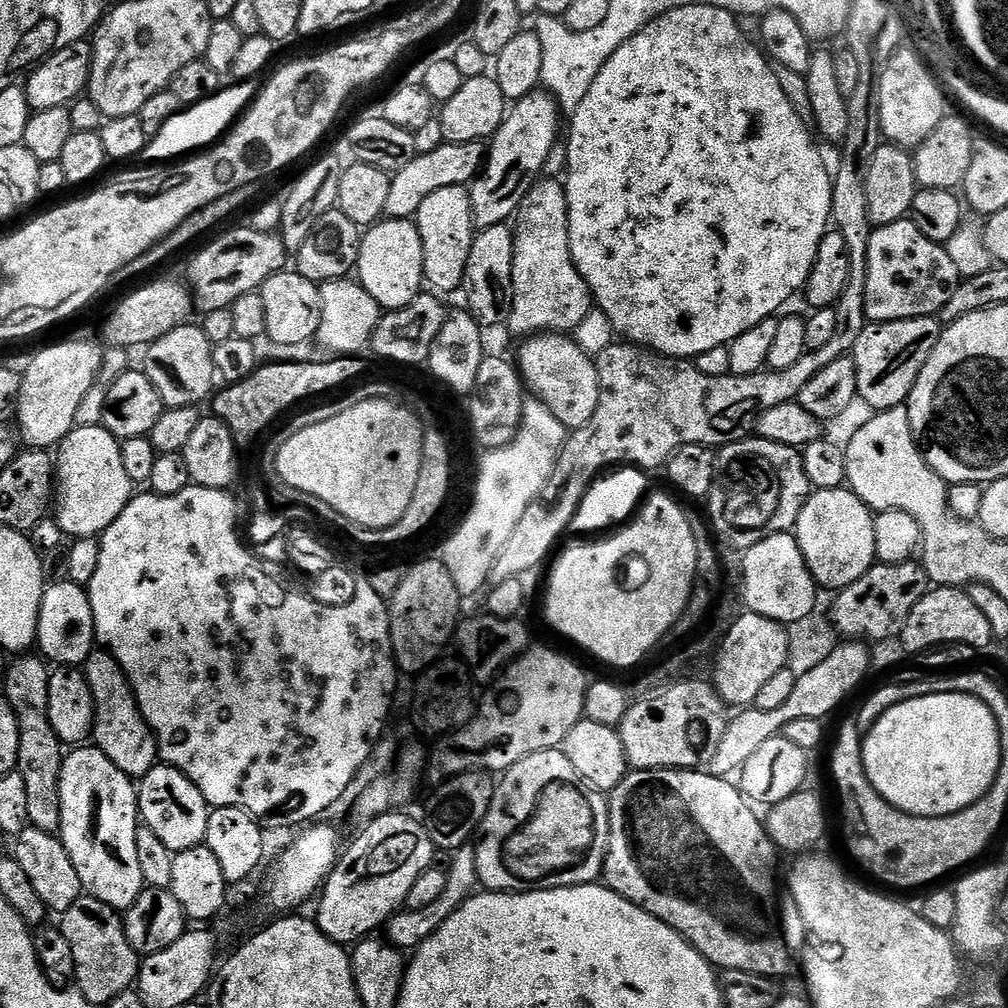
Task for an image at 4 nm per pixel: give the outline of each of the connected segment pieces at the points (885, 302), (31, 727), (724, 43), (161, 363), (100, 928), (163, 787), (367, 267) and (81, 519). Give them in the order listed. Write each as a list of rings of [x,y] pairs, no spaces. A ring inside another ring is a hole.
[[[911,218],[894,221],[890,225],[877,227],[868,243],[868,273],[864,287],[864,319],[873,324],[913,320],[923,316],[936,316],[943,313],[952,296],[960,289],[962,278],[958,266],[950,258],[947,247],[935,244],[922,230],[918,230],[916,221]]]
[[[24,654],[8,668],[4,676],[3,699],[14,710],[18,722],[18,771],[26,781],[26,814],[31,827],[51,832],[60,831],[60,767],[64,765],[65,753],[60,739],[54,734],[48,717],[48,677],[50,668],[39,655]]]
[[[682,6],[670,10],[664,16],[652,20],[637,36],[631,36],[615,54],[609,58],[602,66],[598,78],[590,86],[586,98],[571,113],[572,125],[568,128],[568,180],[563,181],[564,193],[568,199],[568,225],[570,226],[570,254],[576,263],[576,269],[582,274],[582,278],[588,283],[588,288],[592,291],[592,298],[595,307],[603,312],[604,319],[609,325],[612,324],[621,332],[625,341],[639,346],[645,350],[651,350],[665,358],[695,358],[698,354],[706,354],[706,350],[714,350],[714,346],[727,346],[738,338],[738,334],[746,334],[750,326],[758,326],[758,322],[773,319],[777,315],[776,311],[791,298],[799,293],[807,285],[808,276],[812,273],[812,267],[818,254],[818,246],[822,242],[825,232],[829,231],[832,219],[832,178],[833,173],[830,168],[824,165],[824,156],[816,149],[816,144],[812,141],[813,133],[809,125],[790,106],[786,94],[782,94],[779,83],[767,84],[764,75],[768,72],[769,61],[765,53],[759,47],[744,48],[740,52],[740,43],[744,36],[740,33],[737,17],[733,13],[726,12],[721,8],[712,6]]]
[[[199,323],[179,324],[170,334],[162,334],[154,343],[143,349],[144,377],[160,395],[165,409],[191,409],[191,404],[200,404],[213,395],[212,380],[217,379],[216,367],[212,361],[214,345],[206,338]],[[209,395],[209,396],[208,396]],[[208,396],[208,397],[207,397]]]
[[[91,898],[81,899],[80,903],[70,906],[59,921],[60,932],[70,942],[74,950],[75,987],[93,1006],[106,1006],[118,994],[137,983],[141,957],[130,946],[124,933],[124,922],[121,913],[115,908]]]
[[[157,766],[151,768],[139,781],[138,799],[140,819],[143,827],[148,827],[152,840],[162,842],[171,852],[191,853],[204,844],[206,822],[210,811],[208,803],[202,798],[198,786],[190,782],[177,768]]]
[[[381,219],[363,233],[360,256],[354,269],[358,282],[380,304],[381,309],[405,308],[416,302],[425,287],[422,238],[415,223],[408,220]]]
[[[96,426],[93,432],[80,431],[69,432],[54,452],[54,500],[55,503],[60,503],[54,524],[60,532],[64,531],[66,535],[72,536],[71,538],[96,538],[114,523],[118,514],[122,514],[122,510],[134,495],[134,485],[122,467],[121,441],[100,426]]]

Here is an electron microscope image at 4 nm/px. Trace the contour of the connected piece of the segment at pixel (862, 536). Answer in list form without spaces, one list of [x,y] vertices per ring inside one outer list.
[[[847,487],[813,491],[796,519],[794,535],[806,566],[821,589],[839,590],[858,582],[877,563],[873,509]]]

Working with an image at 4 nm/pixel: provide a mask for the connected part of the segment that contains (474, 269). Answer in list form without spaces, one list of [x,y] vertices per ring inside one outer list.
[[[507,223],[477,231],[472,242],[470,262],[466,266],[466,293],[472,316],[484,328],[503,325],[512,308],[512,275],[514,274],[513,229]]]

